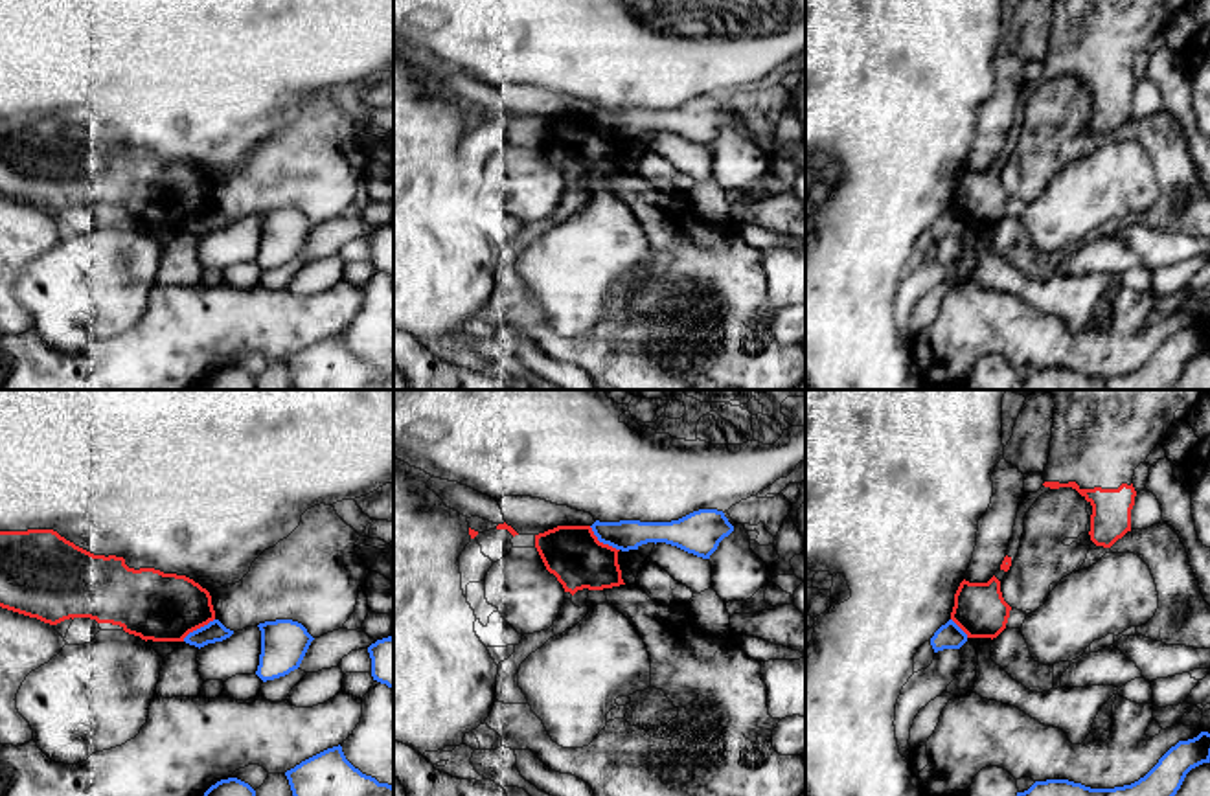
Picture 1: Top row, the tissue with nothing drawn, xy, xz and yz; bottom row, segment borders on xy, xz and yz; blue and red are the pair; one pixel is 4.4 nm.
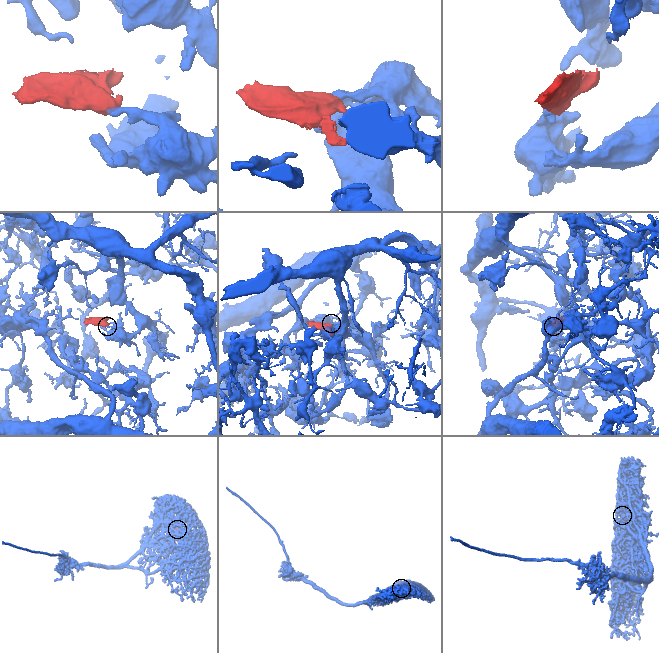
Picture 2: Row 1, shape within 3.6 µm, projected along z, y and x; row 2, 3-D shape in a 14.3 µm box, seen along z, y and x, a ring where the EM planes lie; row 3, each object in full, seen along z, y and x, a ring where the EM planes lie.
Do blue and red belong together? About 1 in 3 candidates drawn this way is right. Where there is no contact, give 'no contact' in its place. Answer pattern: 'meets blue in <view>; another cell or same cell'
meets blue in xz; another cell

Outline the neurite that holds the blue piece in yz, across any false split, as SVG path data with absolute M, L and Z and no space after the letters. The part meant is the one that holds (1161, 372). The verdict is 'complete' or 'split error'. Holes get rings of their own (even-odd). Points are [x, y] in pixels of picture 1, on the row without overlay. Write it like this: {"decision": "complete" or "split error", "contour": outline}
{"decision": "complete", "contour": "M1210 322L1179 329L1138 370L1114 377L1090 377L1068 368L1035 370L1011 390L1171 390L1186 362L1210 351Z"}

